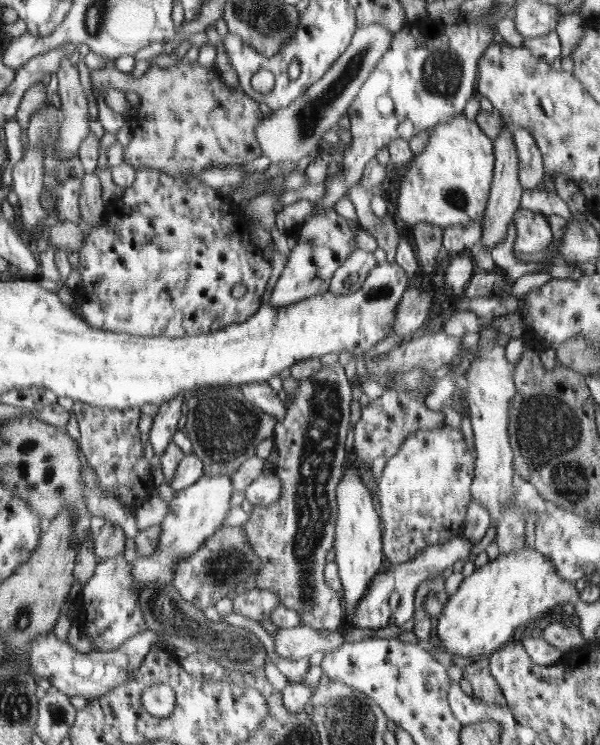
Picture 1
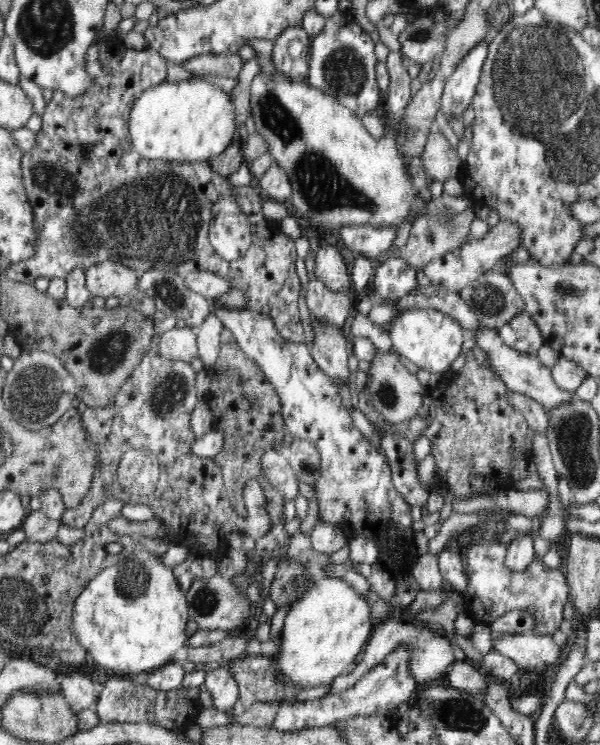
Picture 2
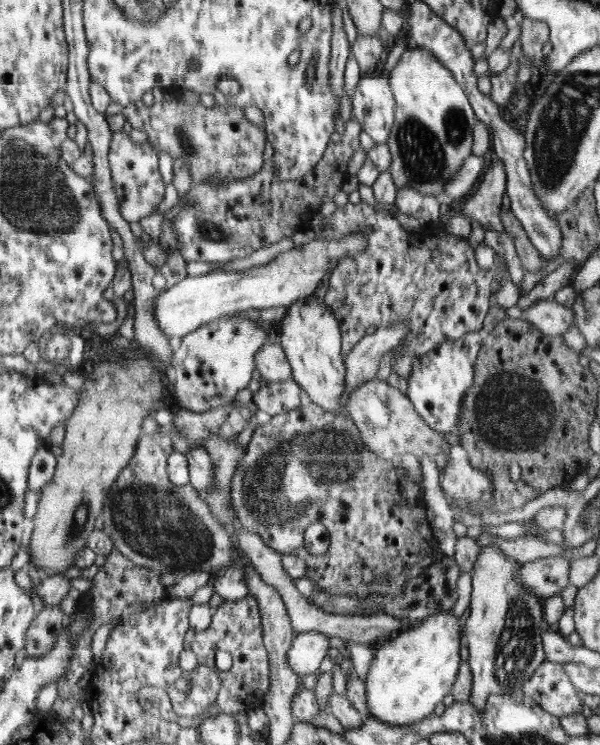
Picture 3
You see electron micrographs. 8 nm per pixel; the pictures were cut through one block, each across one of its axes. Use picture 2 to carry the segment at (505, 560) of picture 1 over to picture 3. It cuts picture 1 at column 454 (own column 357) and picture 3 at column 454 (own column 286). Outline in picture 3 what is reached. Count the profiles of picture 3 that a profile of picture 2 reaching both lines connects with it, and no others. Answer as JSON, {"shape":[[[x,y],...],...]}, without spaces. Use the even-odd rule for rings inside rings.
{"shape":[[[440,611],[376,648],[365,682],[371,718],[408,728],[432,715],[459,676],[460,630],[460,617]]]}

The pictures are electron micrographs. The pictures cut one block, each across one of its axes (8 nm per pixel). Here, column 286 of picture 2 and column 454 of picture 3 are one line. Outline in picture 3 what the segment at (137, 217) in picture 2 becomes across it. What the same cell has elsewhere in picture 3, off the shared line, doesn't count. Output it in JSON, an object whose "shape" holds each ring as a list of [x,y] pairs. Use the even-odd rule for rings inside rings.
{"shape":[[[348,201],[327,217],[321,235],[328,240],[334,240],[336,244],[340,244],[344,236],[368,237],[368,245],[362,251],[358,251],[356,255],[346,256],[346,259],[342,259],[336,265],[329,278],[329,288],[323,297],[343,331],[345,355],[365,335],[367,327],[385,327],[396,322],[410,322],[410,332],[396,348],[403,347],[402,353],[398,353],[398,357],[390,366],[392,372],[408,380],[412,374],[412,361],[415,358],[434,350],[449,339],[456,340],[467,332],[482,329],[484,318],[492,305],[493,271],[480,269],[475,260],[475,250],[471,248],[468,240],[446,234],[442,220],[426,224],[418,234],[407,233],[398,219],[386,210],[364,201],[358,204]]]}

